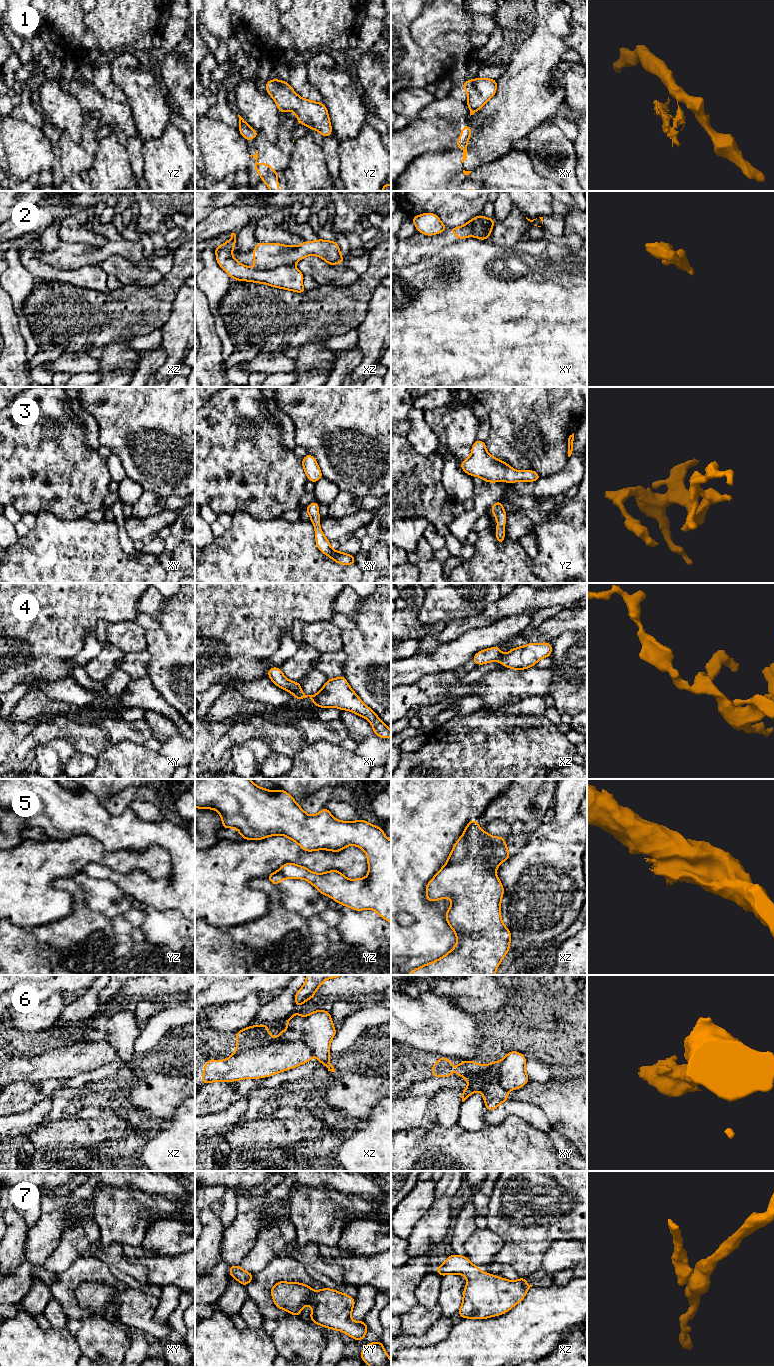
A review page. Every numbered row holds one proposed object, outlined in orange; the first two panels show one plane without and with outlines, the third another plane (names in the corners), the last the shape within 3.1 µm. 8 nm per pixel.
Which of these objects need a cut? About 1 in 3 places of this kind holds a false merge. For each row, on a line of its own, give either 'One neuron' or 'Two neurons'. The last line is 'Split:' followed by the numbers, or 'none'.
1: Two neurons
2: Two neurons
3: One neuron
4: One neuron
5: One neuron
6: Two neurons
7: One neuron
Split: 1, 2, 6

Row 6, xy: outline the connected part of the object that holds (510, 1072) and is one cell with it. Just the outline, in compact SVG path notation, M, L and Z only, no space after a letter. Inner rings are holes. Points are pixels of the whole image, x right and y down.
M510 1051L496 1063L493 1074L477 1075L466 1079L468 1087L478 1090L489 1082L498 1081L506 1090L517 1090L529 1082L525 1070L526 1062L524 1054Z

